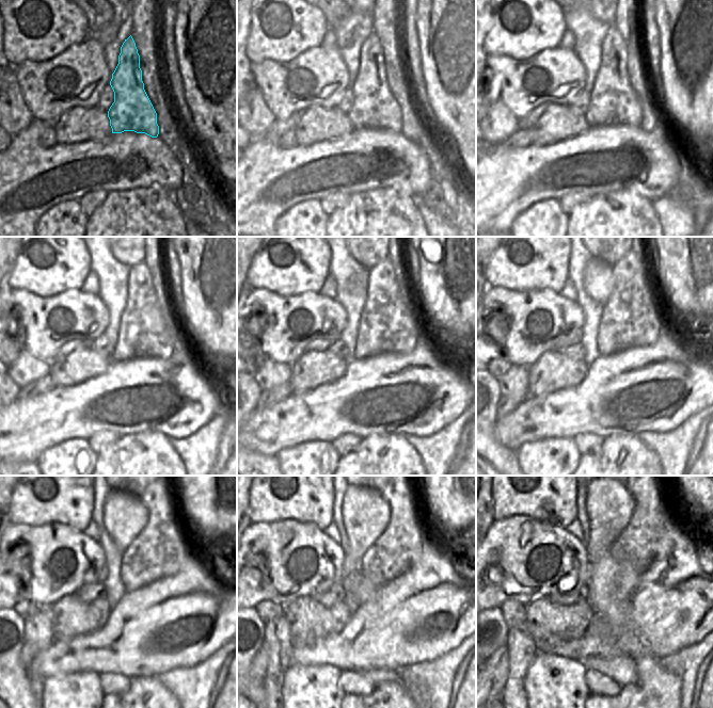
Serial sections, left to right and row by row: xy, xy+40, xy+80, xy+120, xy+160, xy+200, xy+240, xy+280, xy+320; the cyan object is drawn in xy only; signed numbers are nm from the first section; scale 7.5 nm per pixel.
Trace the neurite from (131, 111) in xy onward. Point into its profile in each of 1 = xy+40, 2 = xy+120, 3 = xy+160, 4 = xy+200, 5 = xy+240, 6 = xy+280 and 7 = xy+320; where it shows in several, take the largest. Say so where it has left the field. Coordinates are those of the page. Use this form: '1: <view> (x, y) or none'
1: xy+40 (374, 107)
2: xy+120 (143, 332)
3: xy+160 (391, 322)
4: xy+200 (631, 318)
5: xy+240 (156, 553)
6: xy+280 (395, 552)
7: xy+320 (637, 542)

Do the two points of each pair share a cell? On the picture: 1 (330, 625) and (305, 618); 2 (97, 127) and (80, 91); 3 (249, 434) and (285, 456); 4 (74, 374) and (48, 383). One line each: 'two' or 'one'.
1: one
2: two
3: two
4: two

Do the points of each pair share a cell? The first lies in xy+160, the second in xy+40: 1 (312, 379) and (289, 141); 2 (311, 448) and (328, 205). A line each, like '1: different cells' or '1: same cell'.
1: different cells
2: different cells

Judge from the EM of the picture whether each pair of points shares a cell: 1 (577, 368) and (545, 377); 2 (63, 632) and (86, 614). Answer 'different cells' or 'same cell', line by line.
1: same cell
2: same cell

